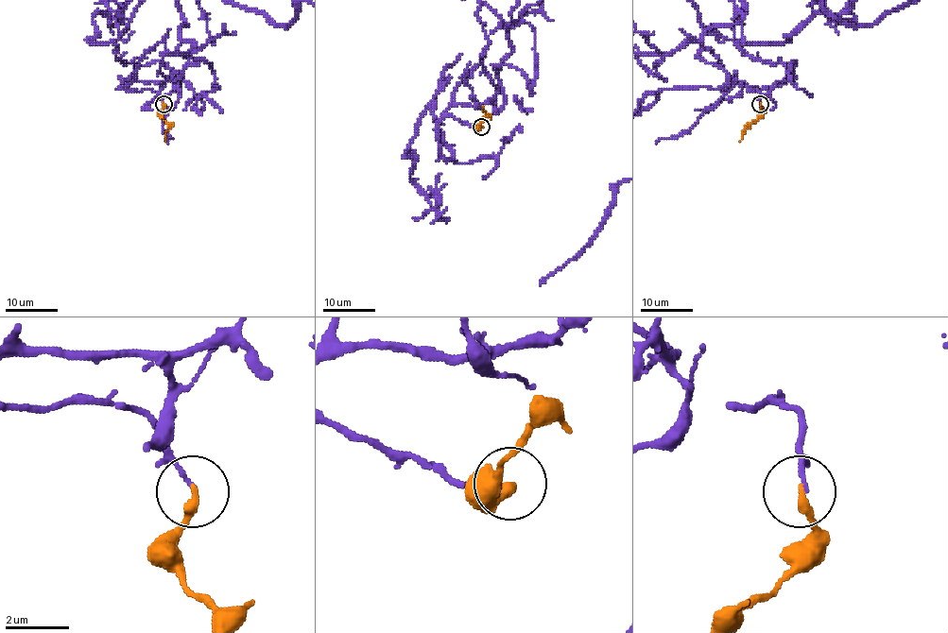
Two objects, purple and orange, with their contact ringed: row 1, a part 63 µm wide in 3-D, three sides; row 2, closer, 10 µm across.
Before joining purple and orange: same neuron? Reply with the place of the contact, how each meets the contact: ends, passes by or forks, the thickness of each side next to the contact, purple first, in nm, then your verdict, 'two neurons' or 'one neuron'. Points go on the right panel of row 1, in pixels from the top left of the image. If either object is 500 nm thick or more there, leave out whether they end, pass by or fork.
(760, 104) | purple ends | orange ends | 130/300 nm | two neurons

